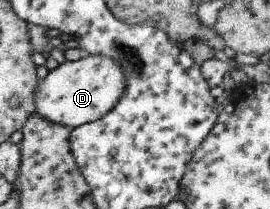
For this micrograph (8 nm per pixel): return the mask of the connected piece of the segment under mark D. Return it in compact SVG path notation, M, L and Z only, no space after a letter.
M100 55L82 56L75 61L65 61L56 65L41 80L37 81L33 92L34 114L48 119L50 122L68 127L70 130L84 123L101 119L119 101L126 86L122 67L111 58Z

